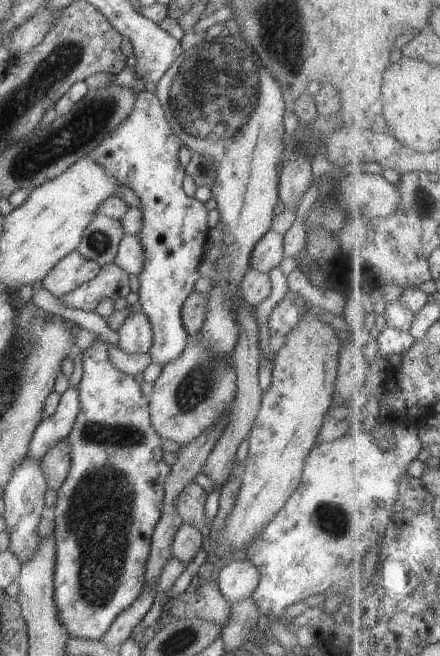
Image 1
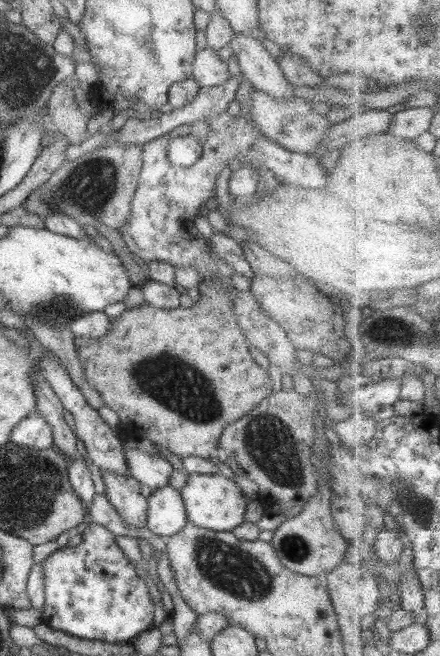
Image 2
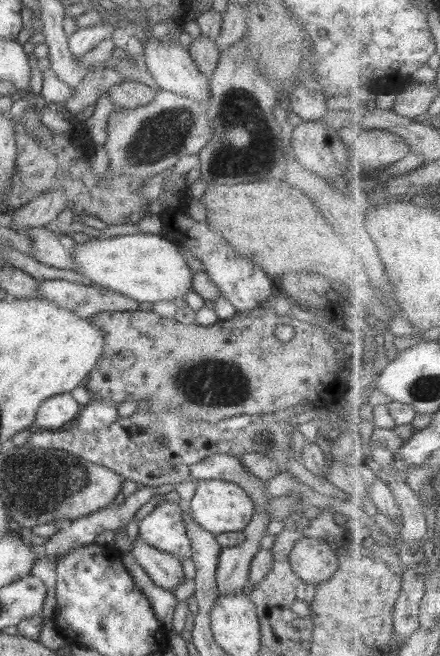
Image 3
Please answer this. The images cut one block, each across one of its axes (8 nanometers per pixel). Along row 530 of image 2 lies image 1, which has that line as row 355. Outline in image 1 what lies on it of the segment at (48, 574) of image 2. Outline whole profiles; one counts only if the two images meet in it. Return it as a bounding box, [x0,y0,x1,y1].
[50,341,170,639]

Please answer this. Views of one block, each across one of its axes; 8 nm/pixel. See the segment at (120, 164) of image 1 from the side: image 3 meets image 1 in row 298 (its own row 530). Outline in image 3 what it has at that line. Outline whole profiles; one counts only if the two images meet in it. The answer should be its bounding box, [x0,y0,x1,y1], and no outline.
[138,503,190,560]

